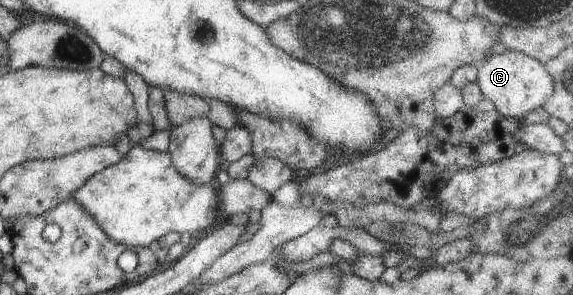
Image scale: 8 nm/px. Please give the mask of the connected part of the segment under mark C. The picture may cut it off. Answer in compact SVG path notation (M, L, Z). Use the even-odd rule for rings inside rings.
M507 50L503 54L493 54L477 65L479 75L476 84L503 117L522 118L541 107L554 91L554 79L540 61L524 53Z

